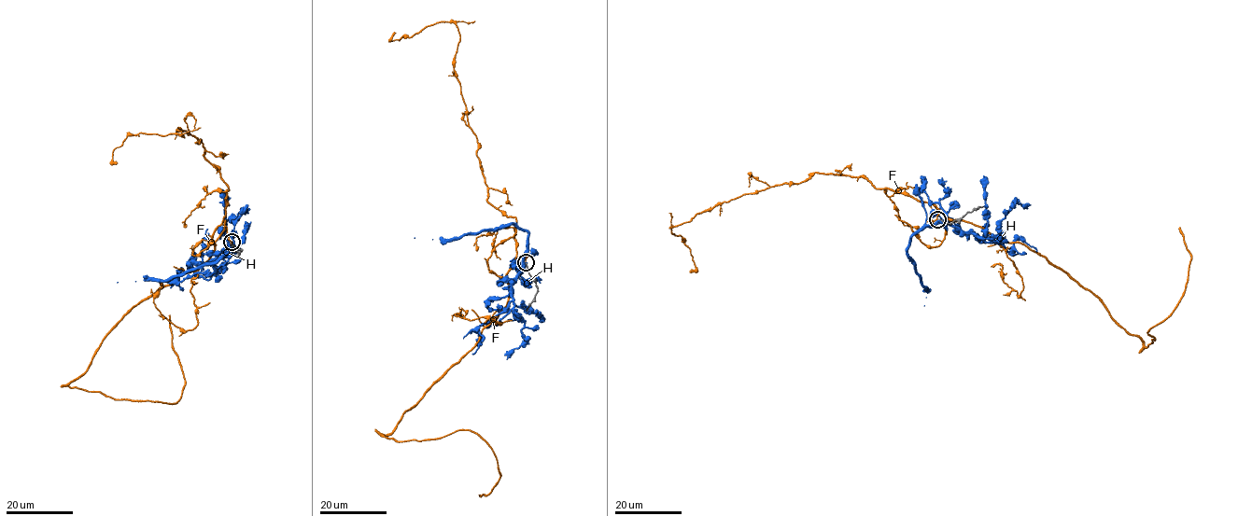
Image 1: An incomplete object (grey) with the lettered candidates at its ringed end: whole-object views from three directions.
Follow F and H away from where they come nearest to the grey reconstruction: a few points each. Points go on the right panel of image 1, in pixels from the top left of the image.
F: (937, 219), (935, 205), (1045, 256), (1147, 346), (1155, 340), (1148, 329), (1185, 289), (1190, 255), (1179, 227)
H: (937, 219), (913, 234), (907, 254), (921, 285), (925, 286), (924, 305)

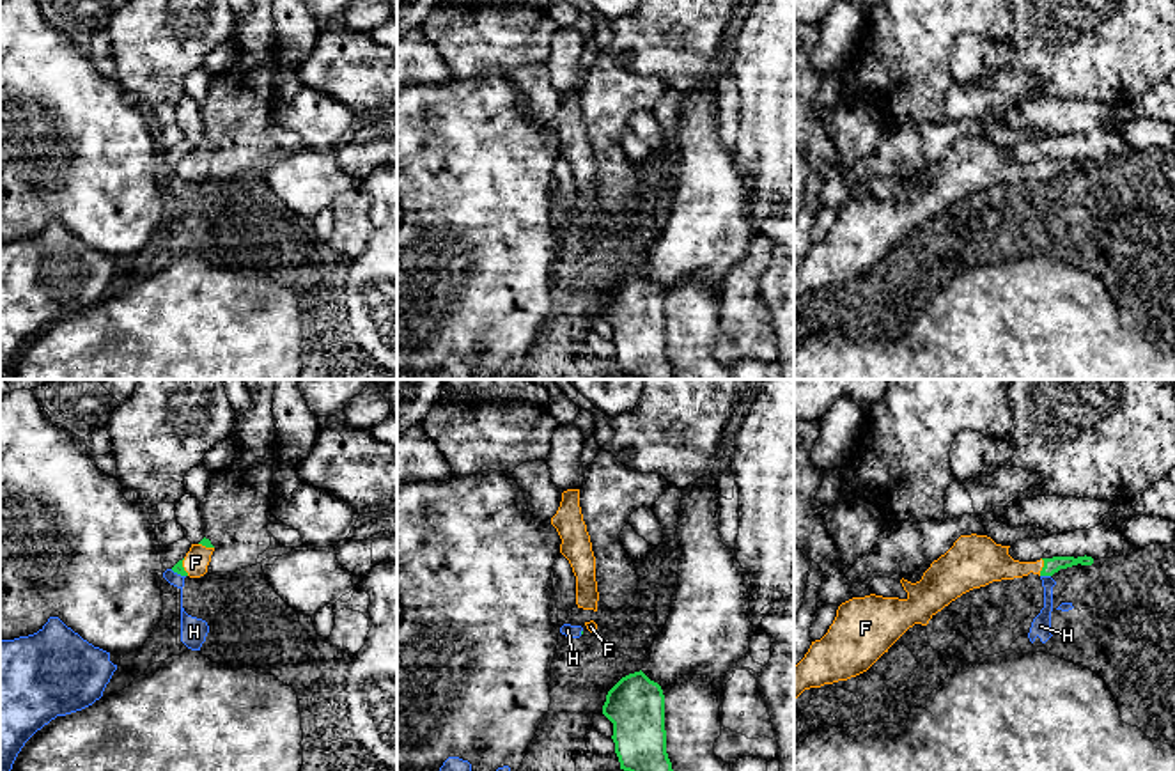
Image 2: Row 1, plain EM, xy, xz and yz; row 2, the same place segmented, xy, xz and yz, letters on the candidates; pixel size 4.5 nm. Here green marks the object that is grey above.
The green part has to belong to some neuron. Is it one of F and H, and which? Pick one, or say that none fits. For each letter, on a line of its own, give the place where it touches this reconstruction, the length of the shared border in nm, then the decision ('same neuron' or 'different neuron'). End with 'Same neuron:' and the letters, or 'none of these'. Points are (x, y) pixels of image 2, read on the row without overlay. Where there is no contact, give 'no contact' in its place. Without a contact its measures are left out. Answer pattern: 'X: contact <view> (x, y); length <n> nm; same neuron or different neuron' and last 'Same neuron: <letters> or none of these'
F: contact yz (1042, 171); length 80 nm; same neuron
H: contact yz (1046, 178); length 50 nm; different neuron
Same neuron: F

